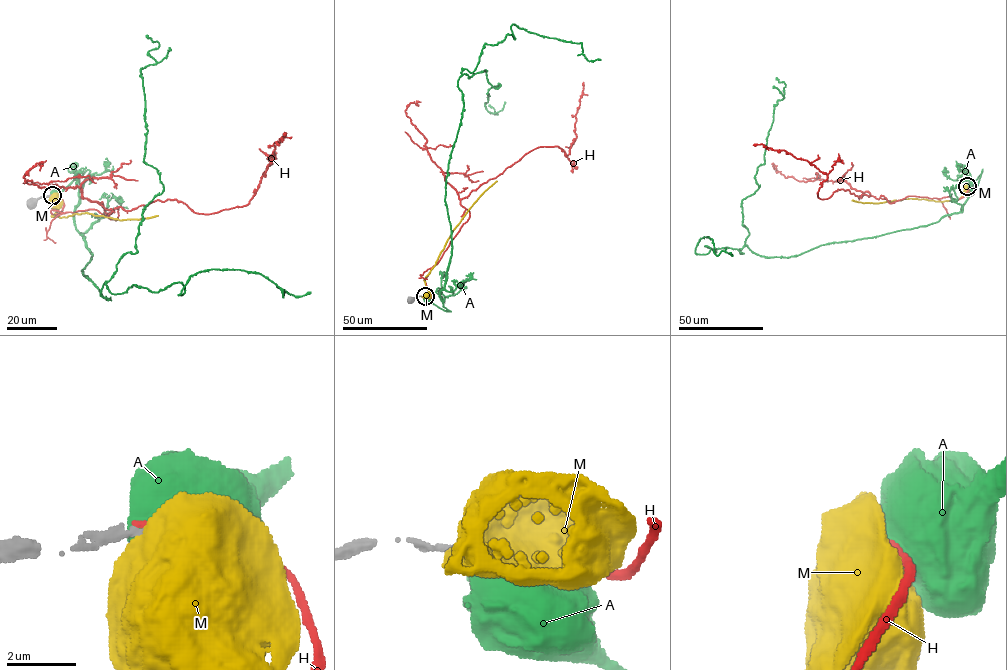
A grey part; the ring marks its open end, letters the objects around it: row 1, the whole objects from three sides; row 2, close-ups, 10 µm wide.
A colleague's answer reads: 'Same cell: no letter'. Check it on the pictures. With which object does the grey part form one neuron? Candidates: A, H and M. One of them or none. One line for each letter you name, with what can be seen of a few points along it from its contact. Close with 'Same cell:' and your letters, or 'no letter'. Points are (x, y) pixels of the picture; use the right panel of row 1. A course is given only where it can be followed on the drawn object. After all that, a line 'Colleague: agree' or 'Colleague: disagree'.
H: via (967, 186), (953, 200), (907, 196), (890, 203), (843, 189), (822, 199), (826, 173), (783, 150), (753, 145)
Same cell: H
Colleague: disagree

